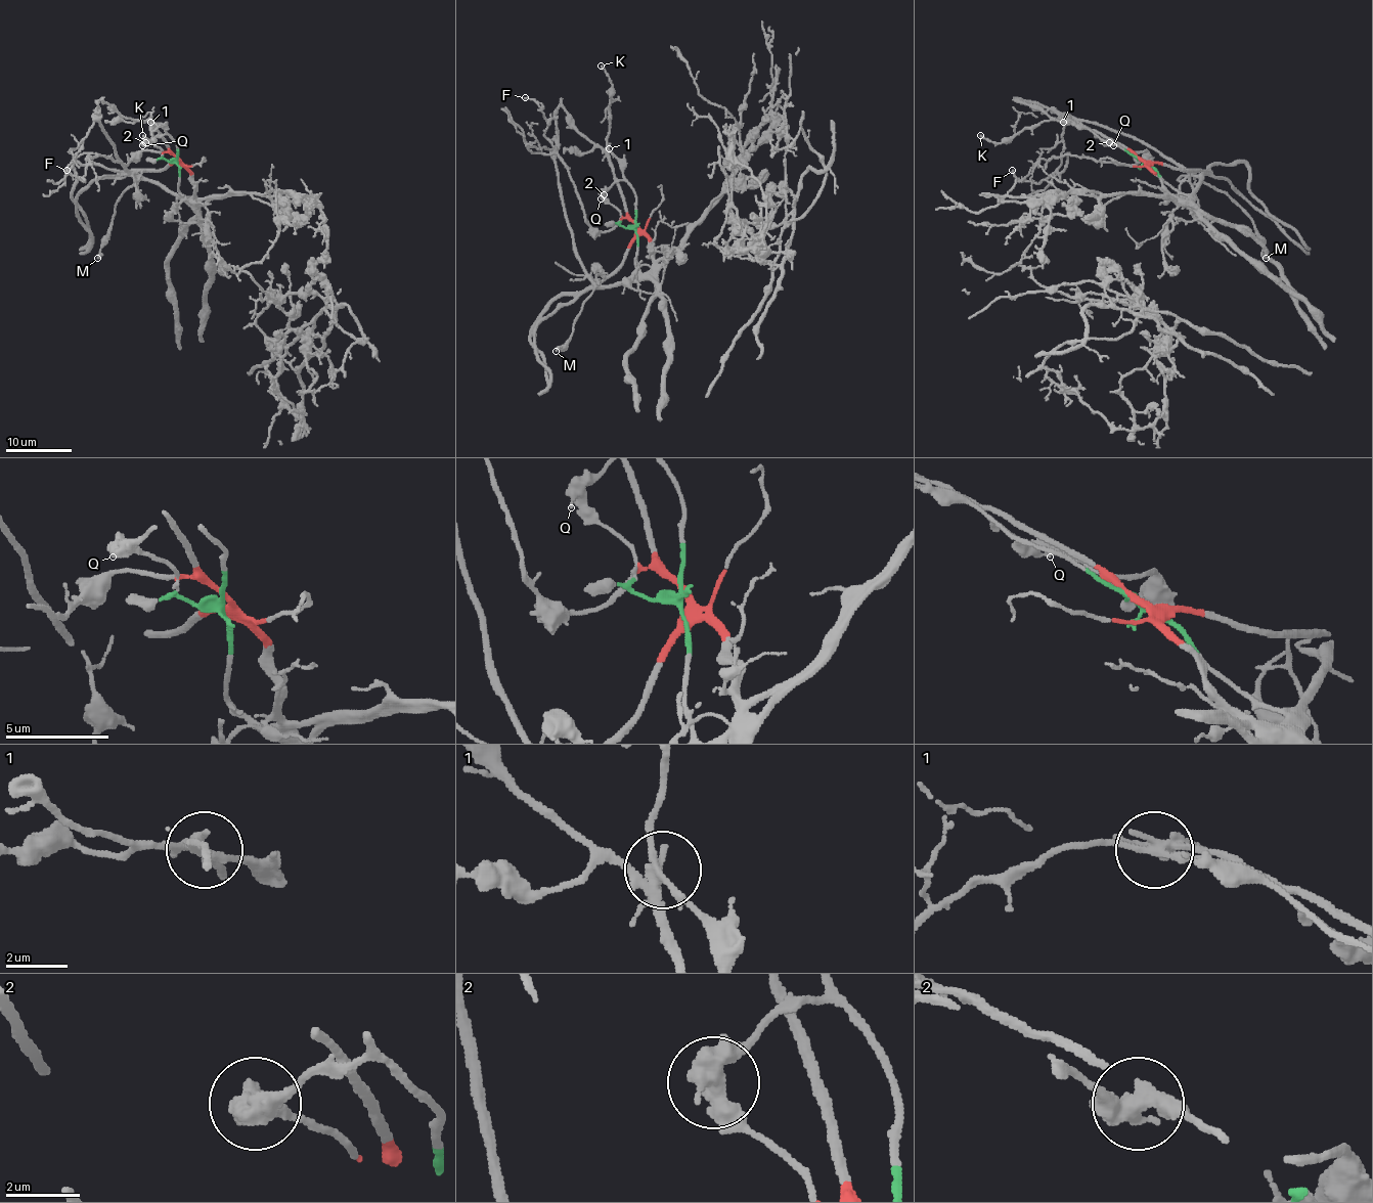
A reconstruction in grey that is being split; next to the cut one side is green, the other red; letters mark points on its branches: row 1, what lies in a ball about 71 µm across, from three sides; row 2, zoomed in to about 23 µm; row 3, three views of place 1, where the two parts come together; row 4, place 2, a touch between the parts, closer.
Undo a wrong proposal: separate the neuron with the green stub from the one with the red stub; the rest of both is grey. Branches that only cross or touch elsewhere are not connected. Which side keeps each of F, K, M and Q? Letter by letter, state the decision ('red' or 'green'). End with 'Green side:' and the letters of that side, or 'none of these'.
F: red
K: green
M: green
Q: green
Green side: K, M, Q

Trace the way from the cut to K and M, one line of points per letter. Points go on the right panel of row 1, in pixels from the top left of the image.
K: (1143, 161), (1086, 128), (1056, 120), (1024, 126), (1000, 143), (979, 134)
M: (1143, 161), (1175, 189), (1186, 194), (1201, 179), (1223, 190), (1250, 219), (1266, 259)

